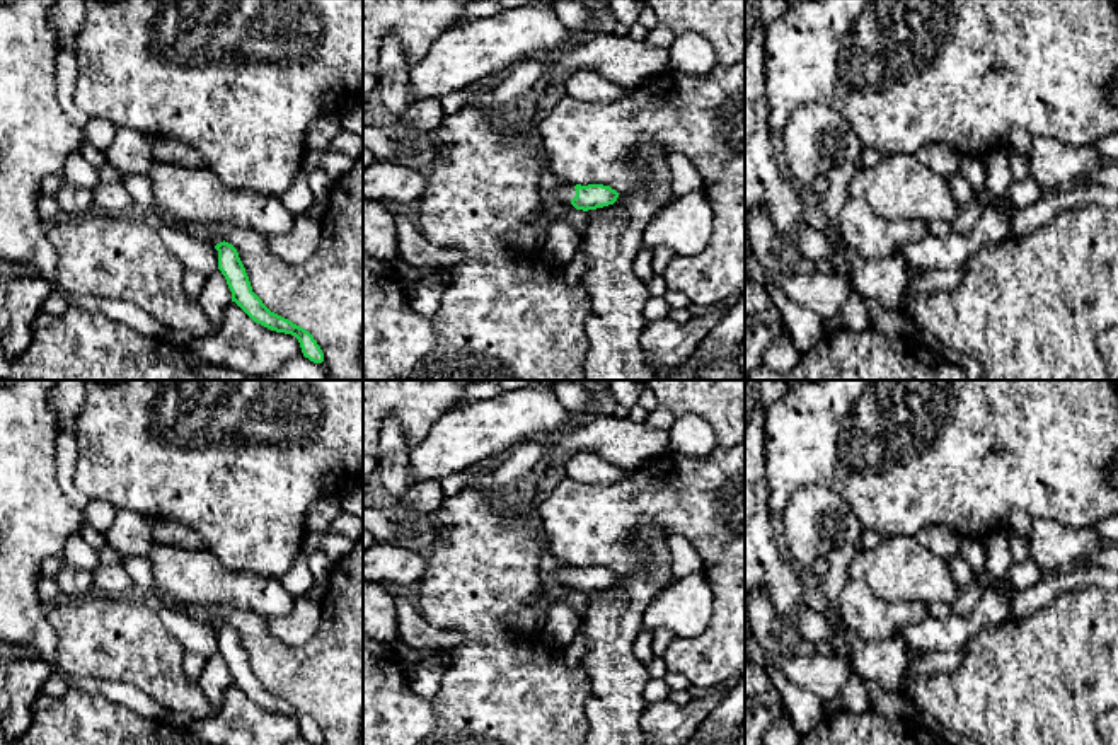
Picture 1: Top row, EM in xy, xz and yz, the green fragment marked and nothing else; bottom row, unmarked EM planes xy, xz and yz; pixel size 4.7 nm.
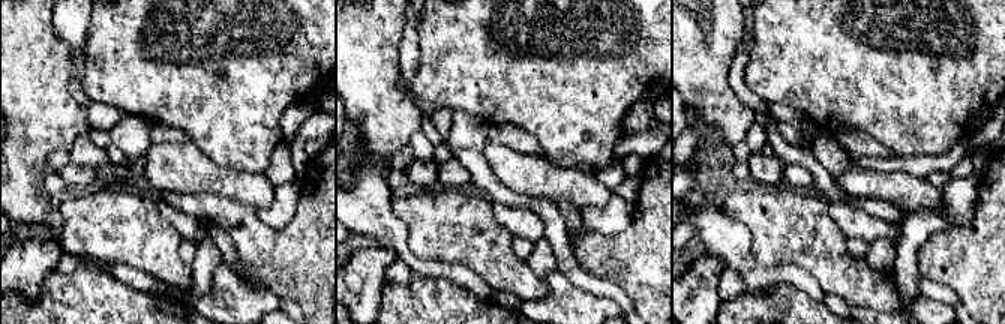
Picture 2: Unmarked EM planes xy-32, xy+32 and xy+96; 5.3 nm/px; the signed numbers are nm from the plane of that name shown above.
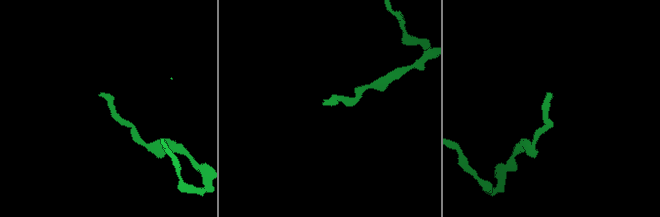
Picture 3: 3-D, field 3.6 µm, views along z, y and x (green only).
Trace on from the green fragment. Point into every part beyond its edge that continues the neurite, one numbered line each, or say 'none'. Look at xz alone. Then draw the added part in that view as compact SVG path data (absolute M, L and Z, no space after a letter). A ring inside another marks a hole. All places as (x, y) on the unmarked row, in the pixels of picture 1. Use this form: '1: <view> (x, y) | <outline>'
1: xz (563, 575) | M574 566L557 568L550 573L552 580L571 585L571 581L576 578Z

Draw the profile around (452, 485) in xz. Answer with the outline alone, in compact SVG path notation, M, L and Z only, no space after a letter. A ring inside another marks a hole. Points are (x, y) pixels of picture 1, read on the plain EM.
M467 469L440 479L440 486L447 498L447 496L458 494L464 488L470 486L474 481L475 479L469 474L469 469Z

